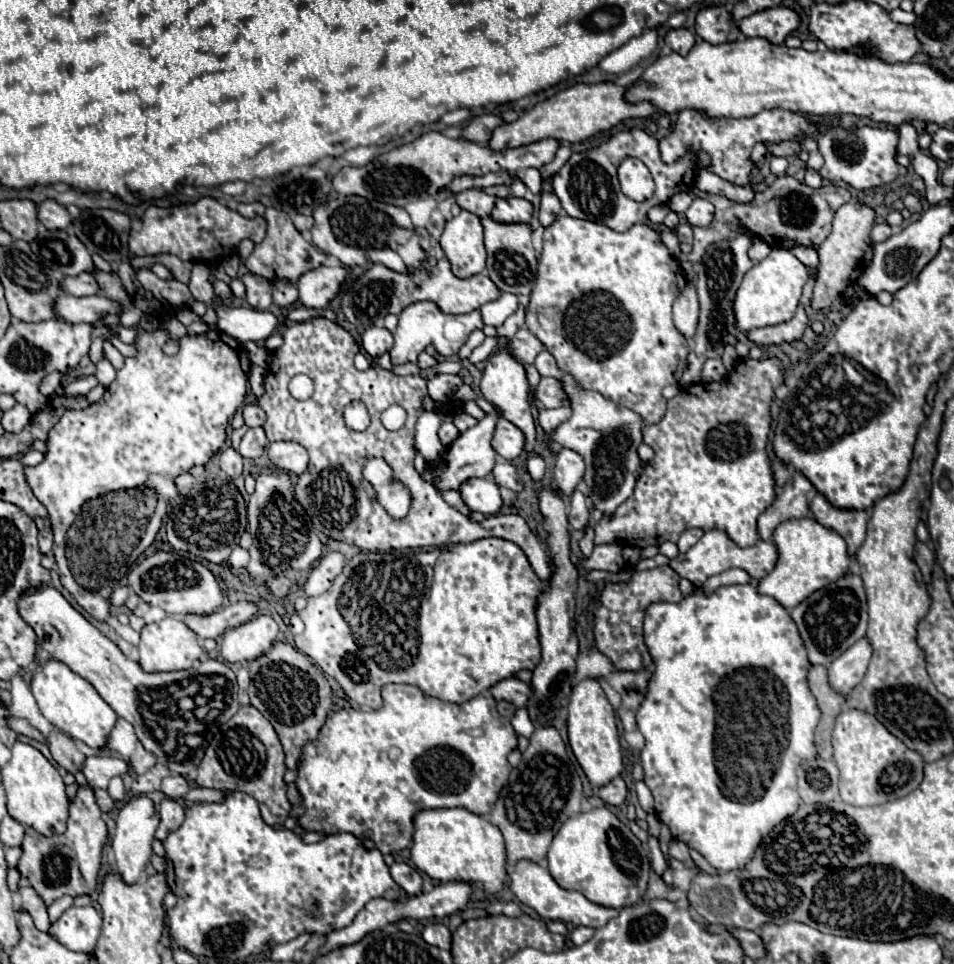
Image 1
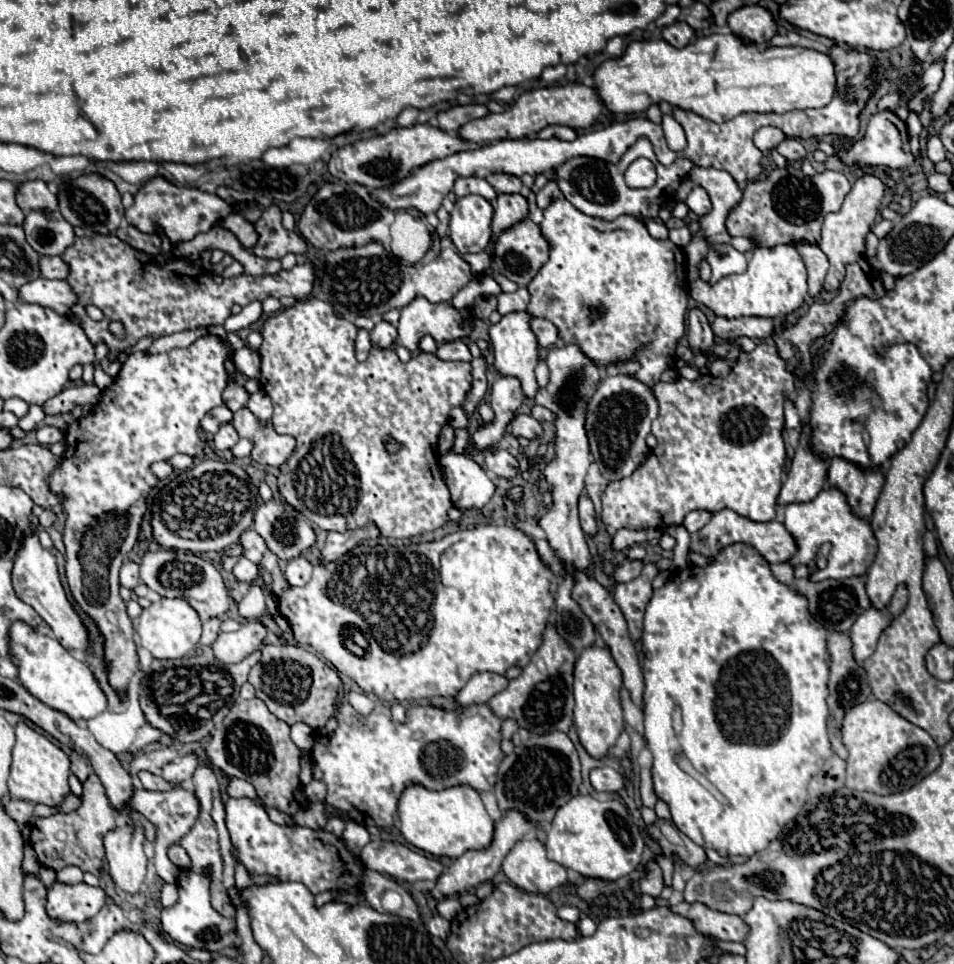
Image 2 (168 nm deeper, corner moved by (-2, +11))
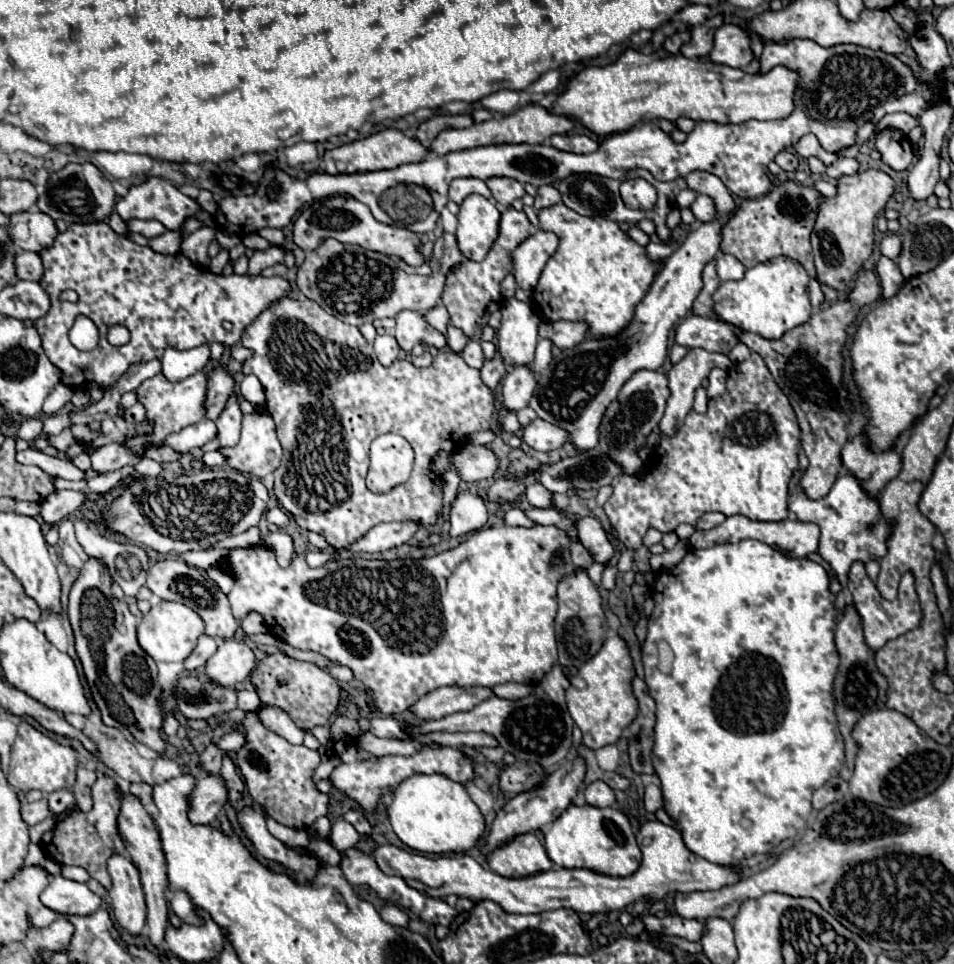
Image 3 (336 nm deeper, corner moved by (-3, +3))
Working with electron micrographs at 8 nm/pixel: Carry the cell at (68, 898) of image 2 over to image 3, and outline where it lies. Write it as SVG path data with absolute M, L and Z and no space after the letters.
M57 875L51 877L47 889L41 893L41 903L63 915L91 915L101 907L101 897L85 883Z

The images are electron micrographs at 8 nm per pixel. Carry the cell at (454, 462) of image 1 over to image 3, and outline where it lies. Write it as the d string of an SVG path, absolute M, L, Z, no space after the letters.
M519 365L513 367L501 385L501 393L503 393L503 407L509 411L519 411L523 407L529 405L529 399L533 395L537 381L535 381L535 373L529 365Z

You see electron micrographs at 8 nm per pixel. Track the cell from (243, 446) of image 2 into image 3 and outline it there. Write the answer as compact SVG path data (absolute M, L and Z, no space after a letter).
M213 451L213 453L203 453L203 457L199 461L205 467L221 467L225 463L225 457L219 451Z

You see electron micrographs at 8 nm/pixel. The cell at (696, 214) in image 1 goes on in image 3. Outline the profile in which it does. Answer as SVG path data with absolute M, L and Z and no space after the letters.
M697 195L695 203L691 205L691 211L693 211L693 215L695 215L701 223L713 221L713 219L715 219L715 213L717 213L715 203L713 203L713 199L711 199L709 195Z

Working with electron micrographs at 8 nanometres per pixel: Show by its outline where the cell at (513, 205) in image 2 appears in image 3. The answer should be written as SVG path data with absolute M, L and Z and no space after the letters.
M507 209L501 215L499 237L493 243L493 247L487 253L487 257L481 263L463 261L463 263L455 265L447 273L447 281L445 281L445 289L441 293L441 301L443 301L443 305L447 307L447 311L451 315L451 325L461 329L469 339L479 341L481 339L481 331L483 331L483 327L489 321L489 315L493 311L501 309L499 283L503 281L505 275L511 273L511 249L515 249L515 245L523 243L529 235L531 235L531 223L529 223L527 215L523 211Z

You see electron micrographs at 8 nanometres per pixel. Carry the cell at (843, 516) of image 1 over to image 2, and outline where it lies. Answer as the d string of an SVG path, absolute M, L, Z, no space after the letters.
M830 459L828 485L840 489L846 495L846 501L856 517L870 519L884 485L884 477L880 469L862 471L844 459Z

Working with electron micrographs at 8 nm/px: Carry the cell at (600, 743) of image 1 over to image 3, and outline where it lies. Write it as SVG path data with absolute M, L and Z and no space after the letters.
M611 635L605 639L599 653L581 665L577 675L569 679L571 687L567 689L567 707L575 725L583 733L583 743L589 749L617 743L621 731L637 717L637 699L631 689L633 677L635 667L627 641L621 635Z

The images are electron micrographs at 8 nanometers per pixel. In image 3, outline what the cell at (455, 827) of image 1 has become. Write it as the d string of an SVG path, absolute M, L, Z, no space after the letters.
M413 775L397 785L387 815L395 835L419 853L465 853L481 837L485 823L465 787L443 775Z

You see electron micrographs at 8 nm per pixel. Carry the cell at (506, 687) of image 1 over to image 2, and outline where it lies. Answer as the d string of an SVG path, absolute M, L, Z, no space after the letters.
M476 673L474 677L470 677L466 687L462 687L458 691L456 701L462 707L474 705L474 703L486 703L486 701L490 701L490 697L494 697L496 693L506 689L506 685L508 685L508 679L504 675L498 675L498 673Z

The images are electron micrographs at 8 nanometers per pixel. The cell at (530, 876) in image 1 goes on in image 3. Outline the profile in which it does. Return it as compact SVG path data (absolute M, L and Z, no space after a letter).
M533 833L515 835L505 845L493 849L487 857L491 871L503 877L527 877L553 867L541 841Z

